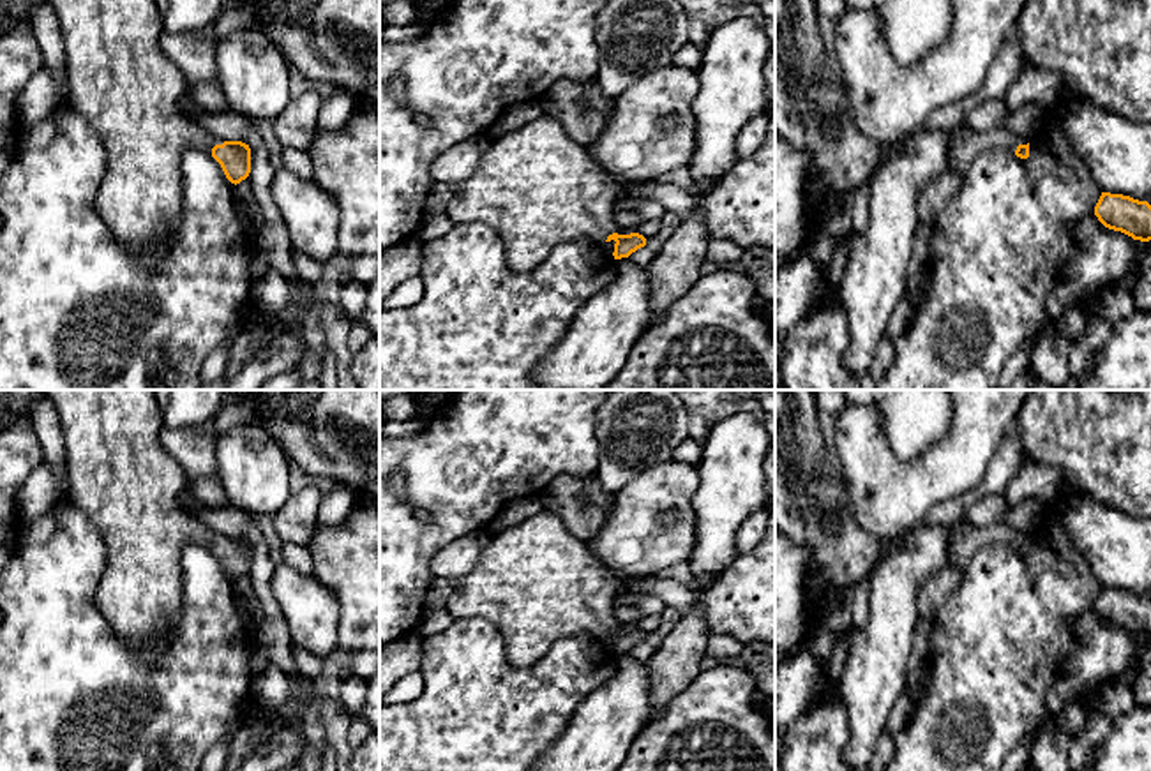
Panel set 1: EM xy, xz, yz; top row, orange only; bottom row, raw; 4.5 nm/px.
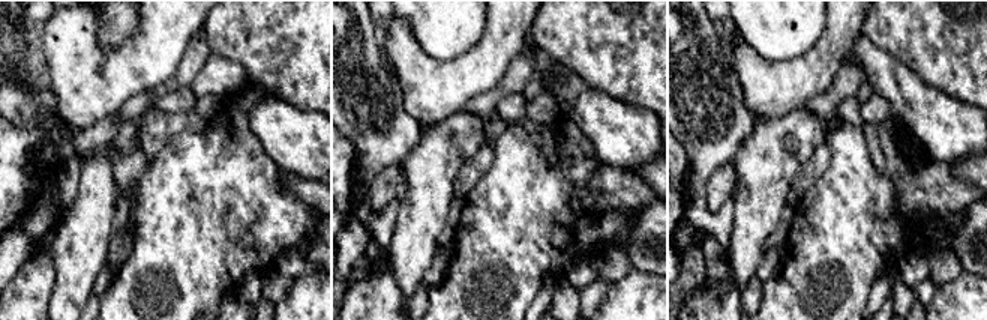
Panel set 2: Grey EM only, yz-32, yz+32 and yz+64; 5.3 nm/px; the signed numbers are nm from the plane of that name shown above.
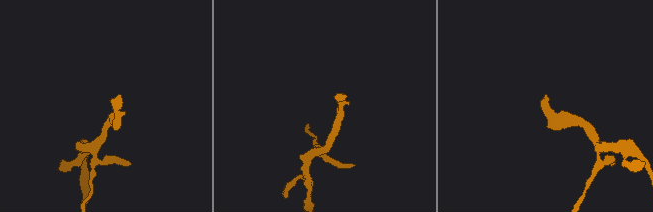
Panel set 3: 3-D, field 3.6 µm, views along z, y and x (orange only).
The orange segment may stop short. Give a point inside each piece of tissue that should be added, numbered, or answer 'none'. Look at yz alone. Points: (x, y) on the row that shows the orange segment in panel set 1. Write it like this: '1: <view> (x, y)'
1: yz (964, 143)

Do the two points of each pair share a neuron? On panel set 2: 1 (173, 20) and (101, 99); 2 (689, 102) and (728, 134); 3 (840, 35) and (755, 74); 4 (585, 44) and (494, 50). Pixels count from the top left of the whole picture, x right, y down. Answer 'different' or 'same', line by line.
1: same
2: same
3: same
4: different

